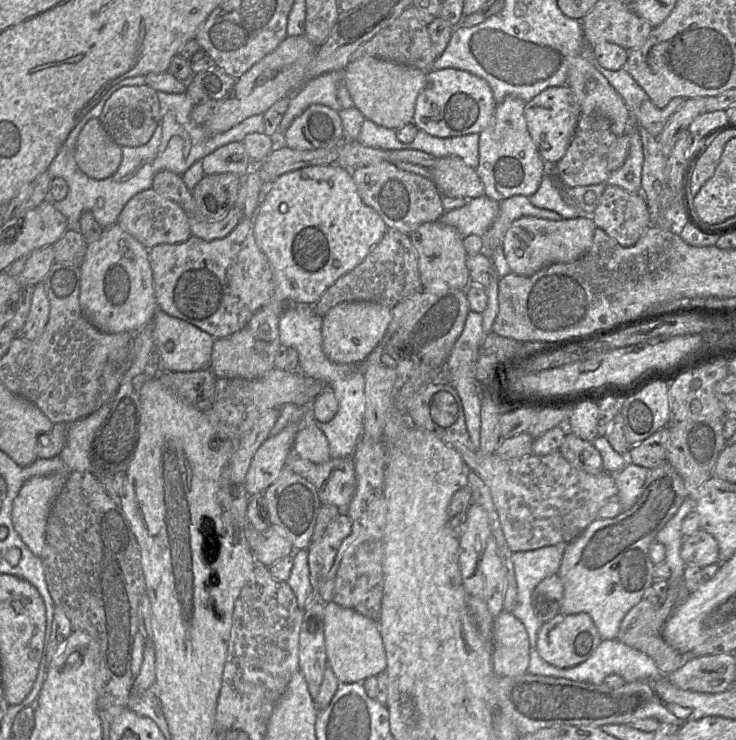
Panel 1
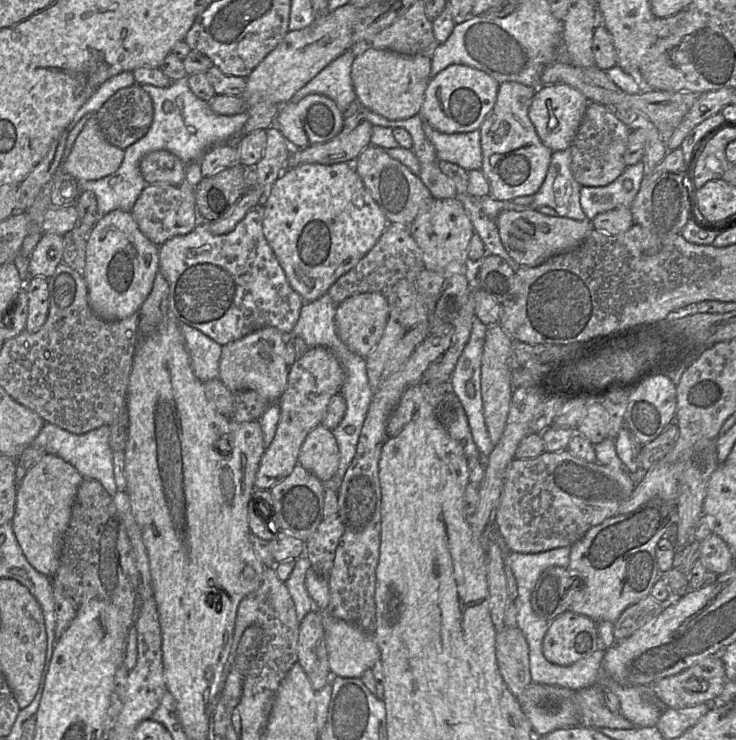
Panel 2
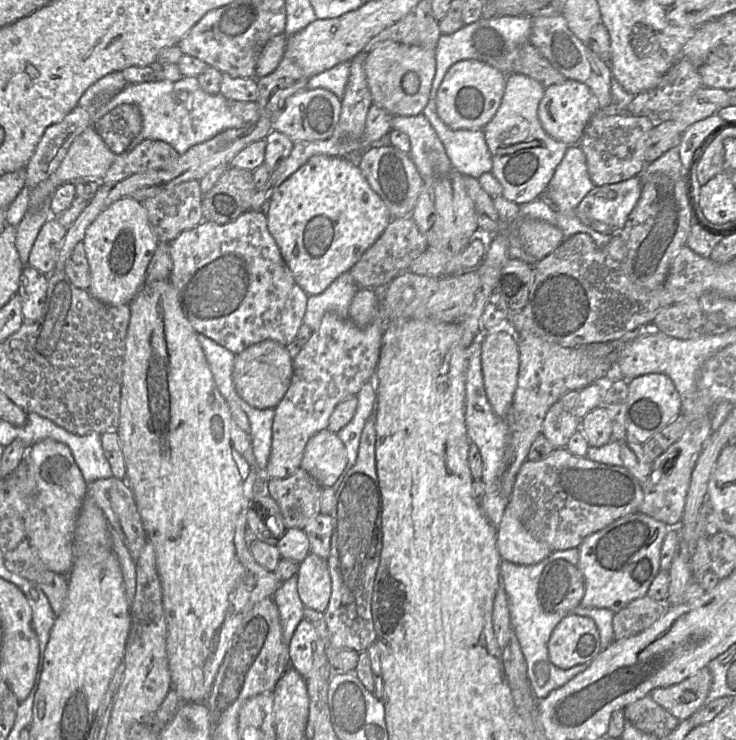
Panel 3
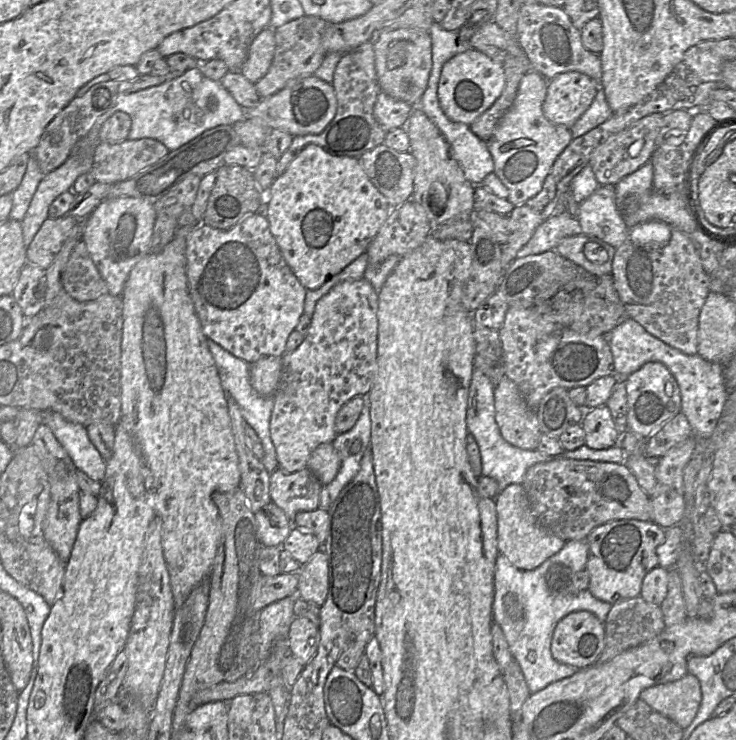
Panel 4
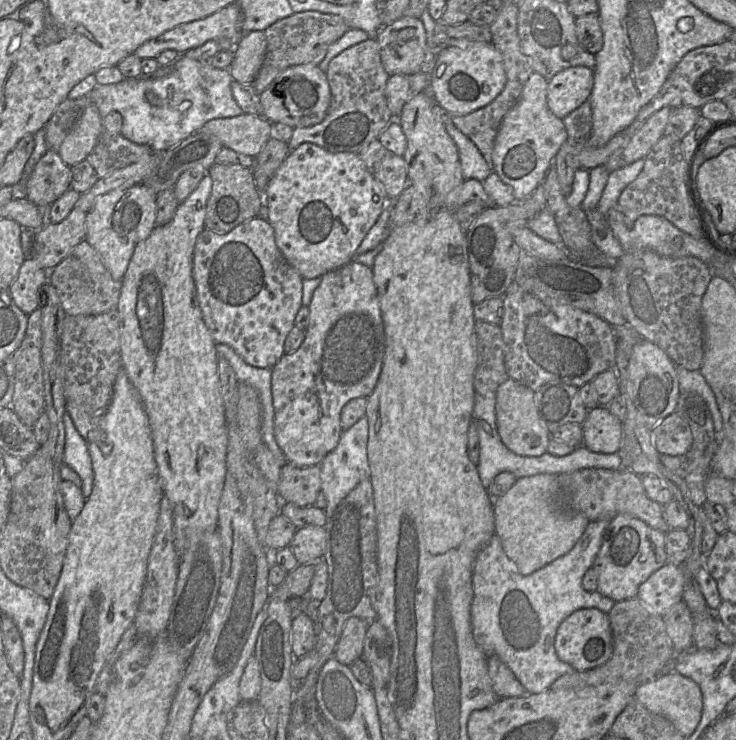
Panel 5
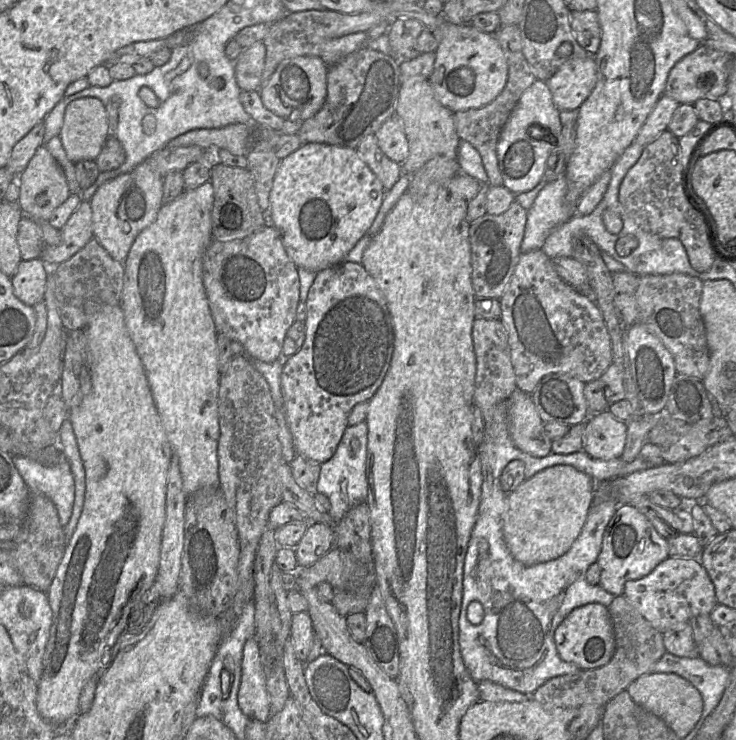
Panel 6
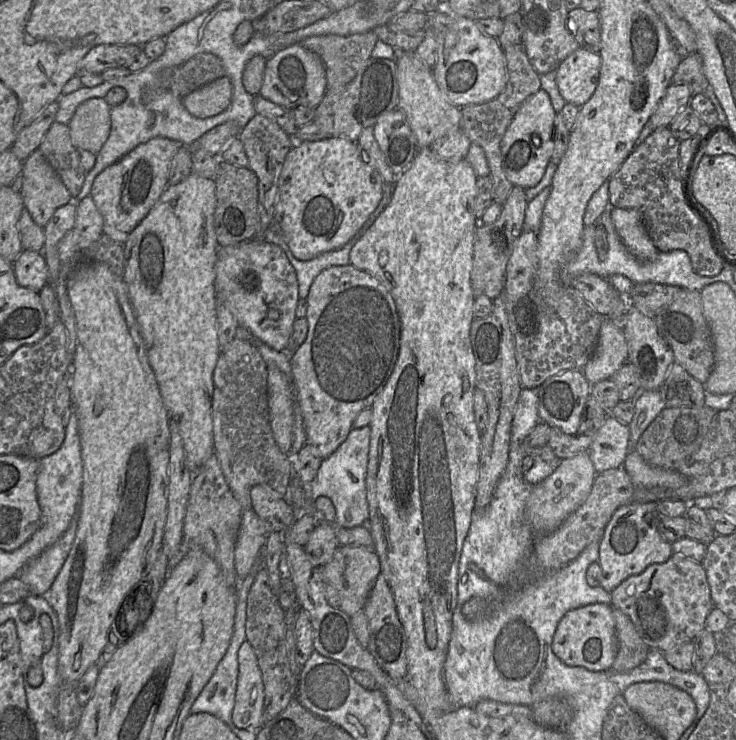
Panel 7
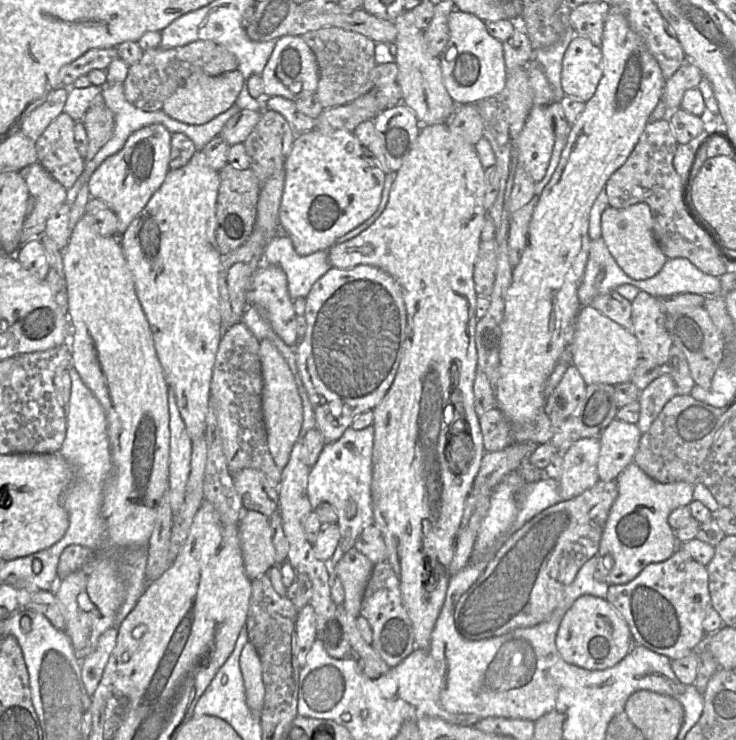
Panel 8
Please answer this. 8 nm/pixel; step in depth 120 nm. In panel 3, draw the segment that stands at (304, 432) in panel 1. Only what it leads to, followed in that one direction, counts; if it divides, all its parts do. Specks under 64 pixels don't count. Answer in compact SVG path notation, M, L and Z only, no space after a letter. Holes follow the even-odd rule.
M327 428L308 440L300 467L322 487L331 487L346 463L347 452L343 442Z

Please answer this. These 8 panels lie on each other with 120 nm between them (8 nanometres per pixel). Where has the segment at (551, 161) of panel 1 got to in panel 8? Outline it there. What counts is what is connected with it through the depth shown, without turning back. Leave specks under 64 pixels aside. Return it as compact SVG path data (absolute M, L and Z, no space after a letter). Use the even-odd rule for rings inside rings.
M575 35L562 63L561 86L565 95L587 102L594 95L602 72L601 47Z

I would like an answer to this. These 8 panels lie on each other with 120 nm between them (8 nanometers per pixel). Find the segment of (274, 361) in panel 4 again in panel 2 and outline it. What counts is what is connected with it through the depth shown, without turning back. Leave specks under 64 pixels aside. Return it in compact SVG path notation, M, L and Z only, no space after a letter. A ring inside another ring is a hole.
M267 326L222 346L218 378L232 392L251 389L270 402L278 402L287 387L289 369L286 335Z

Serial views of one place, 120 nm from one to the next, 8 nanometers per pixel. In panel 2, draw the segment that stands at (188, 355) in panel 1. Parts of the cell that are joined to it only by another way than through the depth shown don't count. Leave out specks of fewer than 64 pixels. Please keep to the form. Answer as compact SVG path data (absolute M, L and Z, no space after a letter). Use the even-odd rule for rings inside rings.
M180 323L194 375L201 381L219 379L222 346L196 328Z

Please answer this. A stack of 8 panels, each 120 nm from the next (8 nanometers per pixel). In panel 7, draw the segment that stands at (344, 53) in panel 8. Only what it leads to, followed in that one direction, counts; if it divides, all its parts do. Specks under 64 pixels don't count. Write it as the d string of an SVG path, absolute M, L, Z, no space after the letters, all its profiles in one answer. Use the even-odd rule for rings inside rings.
M373 31L341 36L335 34L309 36L302 40L304 48L317 54L324 63L326 89L342 89L356 76L371 57L378 40Z

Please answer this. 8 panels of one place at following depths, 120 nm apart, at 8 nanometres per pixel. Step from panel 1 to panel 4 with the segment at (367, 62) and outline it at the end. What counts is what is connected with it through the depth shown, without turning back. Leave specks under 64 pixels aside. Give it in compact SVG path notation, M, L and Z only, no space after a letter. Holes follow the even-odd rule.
M417 29L381 31L373 40L373 50L380 91L396 100L418 106L427 88L432 67L429 32Z

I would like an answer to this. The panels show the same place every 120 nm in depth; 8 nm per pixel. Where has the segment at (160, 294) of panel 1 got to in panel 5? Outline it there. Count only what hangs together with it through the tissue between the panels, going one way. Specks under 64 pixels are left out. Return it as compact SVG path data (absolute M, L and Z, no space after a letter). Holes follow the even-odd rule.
M265 218L250 219L226 234L204 229L197 237L192 275L204 323L216 343L227 344L250 365L272 368L284 355L284 342L302 306L302 276L287 261Z

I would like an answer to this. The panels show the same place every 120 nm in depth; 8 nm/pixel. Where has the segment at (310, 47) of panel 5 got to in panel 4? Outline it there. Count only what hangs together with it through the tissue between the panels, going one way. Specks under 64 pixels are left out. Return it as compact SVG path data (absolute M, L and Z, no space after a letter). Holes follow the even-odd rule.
M304 15L274 29L275 51L273 60L267 73L254 84L261 98L269 97L290 83L314 74L325 56L322 36L327 25L328 23L320 17Z

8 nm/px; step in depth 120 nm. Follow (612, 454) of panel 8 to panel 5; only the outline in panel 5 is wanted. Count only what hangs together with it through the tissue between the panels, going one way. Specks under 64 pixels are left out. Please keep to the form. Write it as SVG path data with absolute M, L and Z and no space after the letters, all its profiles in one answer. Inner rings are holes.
M605 406L590 409L582 424L583 446L595 453L613 454L620 449L623 423Z

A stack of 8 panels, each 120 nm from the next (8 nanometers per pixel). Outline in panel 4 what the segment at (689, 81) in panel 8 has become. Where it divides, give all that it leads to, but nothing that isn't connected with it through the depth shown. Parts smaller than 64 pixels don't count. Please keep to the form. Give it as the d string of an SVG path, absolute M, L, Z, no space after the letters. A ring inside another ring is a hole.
M653 113L609 137L599 145L592 153L589 165L600 186L615 185L625 176L633 173L641 166L650 161L656 149L656 139L661 128L661 120L664 114Z

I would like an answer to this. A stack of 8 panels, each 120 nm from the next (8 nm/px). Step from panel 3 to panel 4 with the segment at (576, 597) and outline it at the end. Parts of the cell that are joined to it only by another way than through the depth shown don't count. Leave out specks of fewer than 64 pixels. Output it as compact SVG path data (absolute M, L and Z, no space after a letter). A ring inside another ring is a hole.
M554 564L547 572L546 581L553 592L577 594L588 589L590 575L586 569L572 572L564 565Z

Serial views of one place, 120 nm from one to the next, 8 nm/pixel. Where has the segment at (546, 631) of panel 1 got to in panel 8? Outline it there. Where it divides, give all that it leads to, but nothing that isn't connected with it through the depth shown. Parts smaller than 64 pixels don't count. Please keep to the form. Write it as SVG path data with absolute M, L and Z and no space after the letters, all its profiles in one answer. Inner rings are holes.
M593 595L577 598L565 613L556 635L556 647L567 663L588 670L603 670L623 659L634 641L626 621L606 600Z

